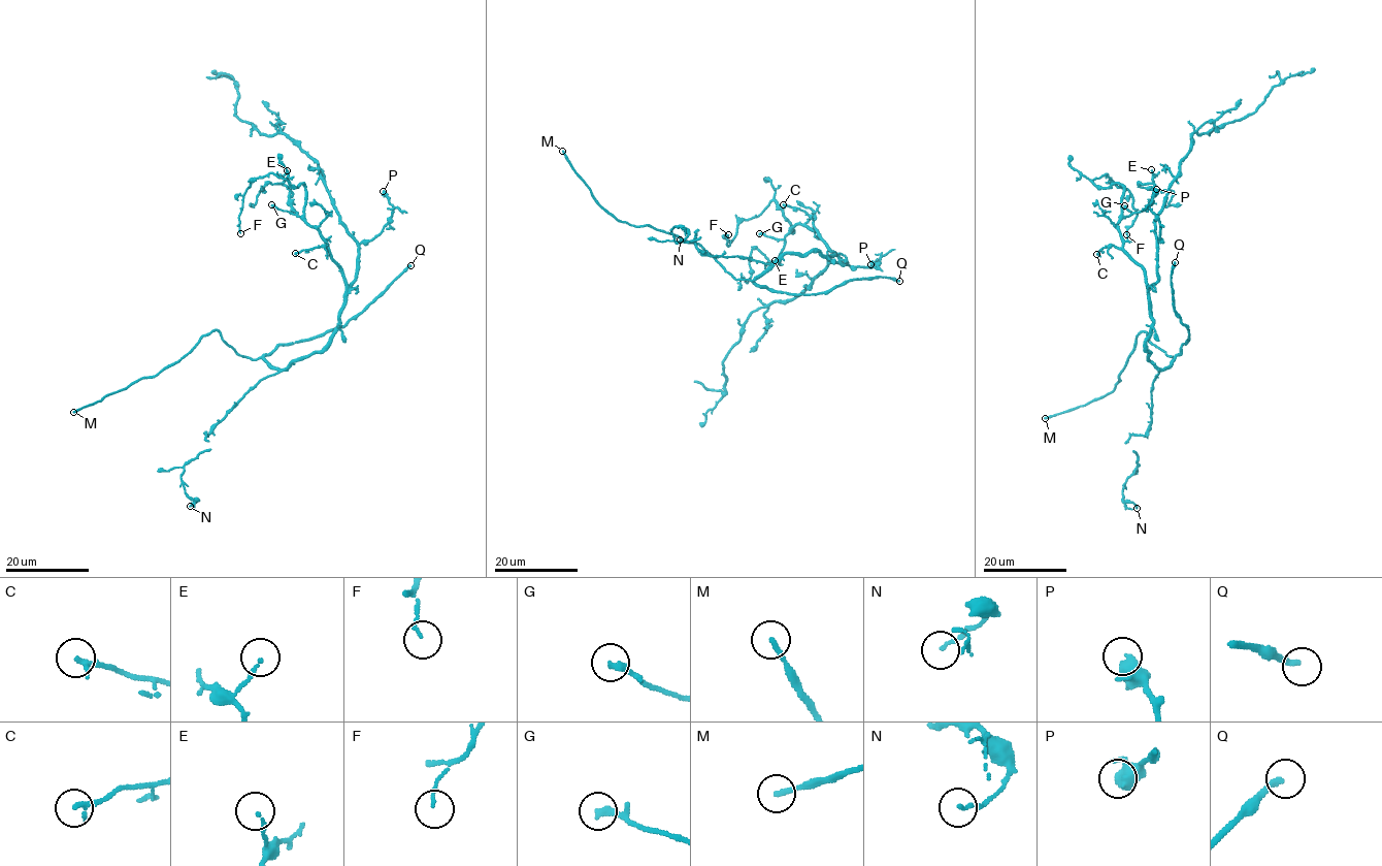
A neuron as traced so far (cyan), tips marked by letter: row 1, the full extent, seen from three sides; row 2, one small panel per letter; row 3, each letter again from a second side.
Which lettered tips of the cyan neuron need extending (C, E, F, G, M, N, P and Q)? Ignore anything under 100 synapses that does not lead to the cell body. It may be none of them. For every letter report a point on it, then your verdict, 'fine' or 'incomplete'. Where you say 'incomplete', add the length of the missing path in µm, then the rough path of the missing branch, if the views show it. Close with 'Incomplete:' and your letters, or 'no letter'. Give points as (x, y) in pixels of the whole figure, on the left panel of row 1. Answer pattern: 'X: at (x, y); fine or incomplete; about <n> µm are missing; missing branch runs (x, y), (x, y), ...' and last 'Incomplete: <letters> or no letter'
C: at (295, 253); fine
E: at (287, 170); fine
F: at (240, 233); fine
G: at (271, 204); fine
M: at (73, 412); fine
N: at (190, 506); fine
P: at (383, 191); fine
Q: at (410, 265); incomplete; about 160 µm are missing
Incomplete: Q

